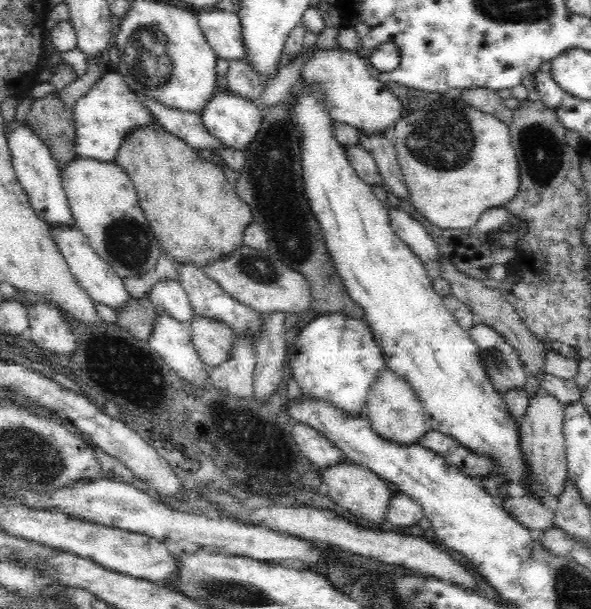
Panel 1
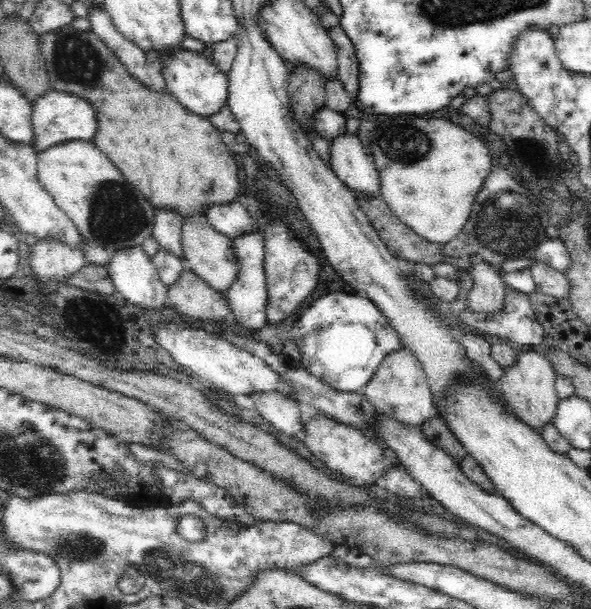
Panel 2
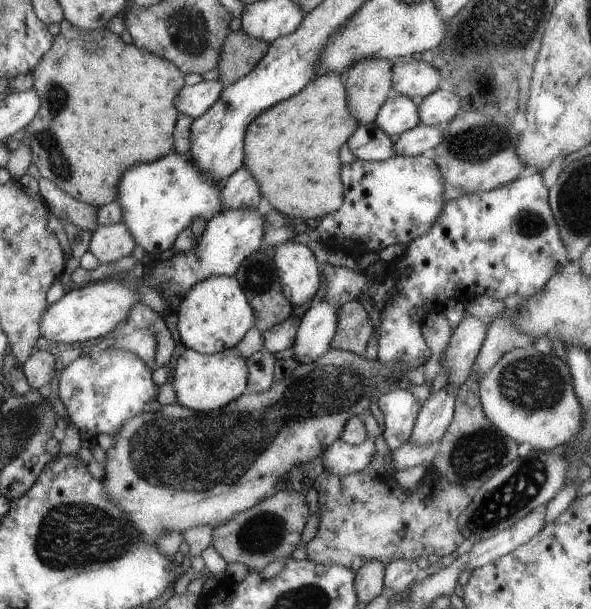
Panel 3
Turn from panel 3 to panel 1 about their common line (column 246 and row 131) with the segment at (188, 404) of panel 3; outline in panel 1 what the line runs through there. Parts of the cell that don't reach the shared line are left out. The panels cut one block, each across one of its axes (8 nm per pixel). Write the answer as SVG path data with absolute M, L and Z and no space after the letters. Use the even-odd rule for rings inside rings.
M308 46L312 50L312 56L302 66L304 76L320 80L320 84L328 92L328 110L332 120L352 126L354 130L360 130L366 138L384 136L390 126L402 118L402 102L398 96L390 92L386 84L372 78L366 62L348 50L342 48L330 48L330 50L316 50L316 46Z

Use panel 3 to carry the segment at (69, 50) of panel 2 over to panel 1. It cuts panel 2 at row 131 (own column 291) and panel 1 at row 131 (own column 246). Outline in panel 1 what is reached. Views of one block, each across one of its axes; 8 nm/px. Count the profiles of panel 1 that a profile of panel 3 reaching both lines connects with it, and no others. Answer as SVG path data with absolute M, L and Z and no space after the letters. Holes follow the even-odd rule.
M146 128L126 136L114 162L122 166L130 182L134 182L140 206L148 218L148 224L152 226L160 250L164 250L168 258L176 260L178 264L208 266L236 252L244 242L244 232L248 224L252 224L254 220L248 202L244 202L234 190L234 178L216 164L202 160L198 154L200 152L186 146L184 140L172 136L164 128Z

